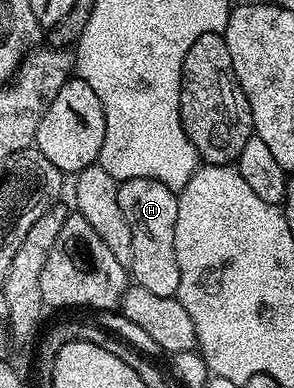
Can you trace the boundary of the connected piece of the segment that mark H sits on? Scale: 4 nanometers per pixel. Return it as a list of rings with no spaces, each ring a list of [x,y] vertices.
[[[132,177],[119,182],[118,203],[122,203],[122,215],[130,223],[130,235],[134,235],[134,259],[130,266],[135,284],[151,294],[175,297],[178,291],[178,259],[174,255],[174,223],[178,223],[178,197],[162,183],[145,177]]]

